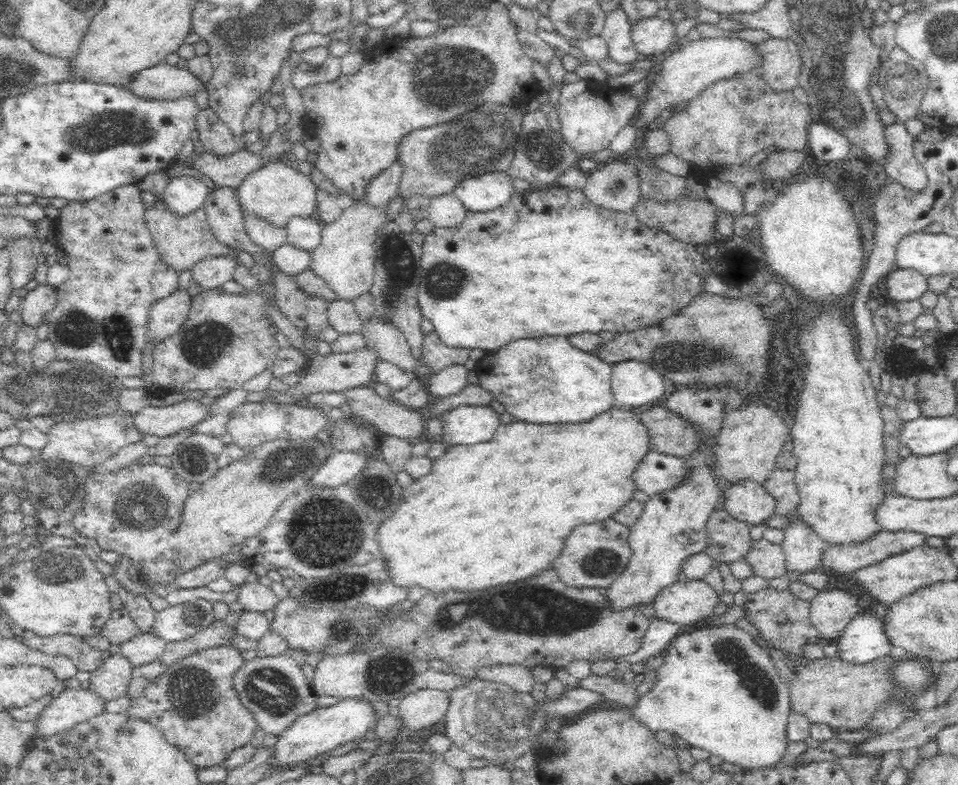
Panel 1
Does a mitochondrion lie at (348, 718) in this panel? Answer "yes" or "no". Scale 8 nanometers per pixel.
no

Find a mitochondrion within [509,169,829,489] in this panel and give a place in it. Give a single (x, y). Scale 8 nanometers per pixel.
(693, 360)

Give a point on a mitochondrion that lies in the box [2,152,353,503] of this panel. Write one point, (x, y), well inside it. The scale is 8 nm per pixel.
(117, 330)

